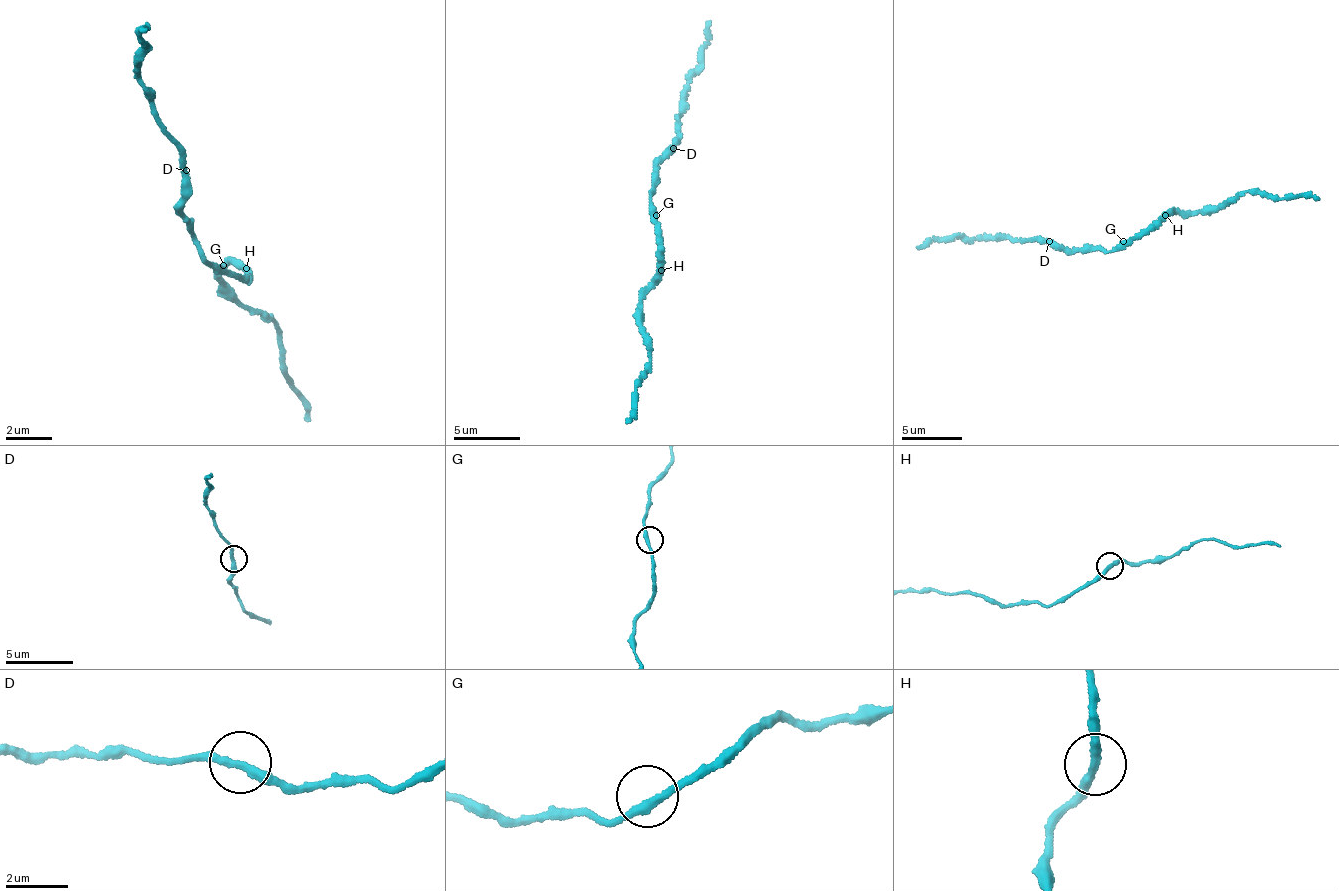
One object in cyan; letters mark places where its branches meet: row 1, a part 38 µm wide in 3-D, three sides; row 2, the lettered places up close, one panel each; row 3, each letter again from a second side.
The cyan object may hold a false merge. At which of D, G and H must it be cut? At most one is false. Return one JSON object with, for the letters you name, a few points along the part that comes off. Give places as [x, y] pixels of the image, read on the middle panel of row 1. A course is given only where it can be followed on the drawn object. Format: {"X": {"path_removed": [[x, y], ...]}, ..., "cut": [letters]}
{"cut": []}

